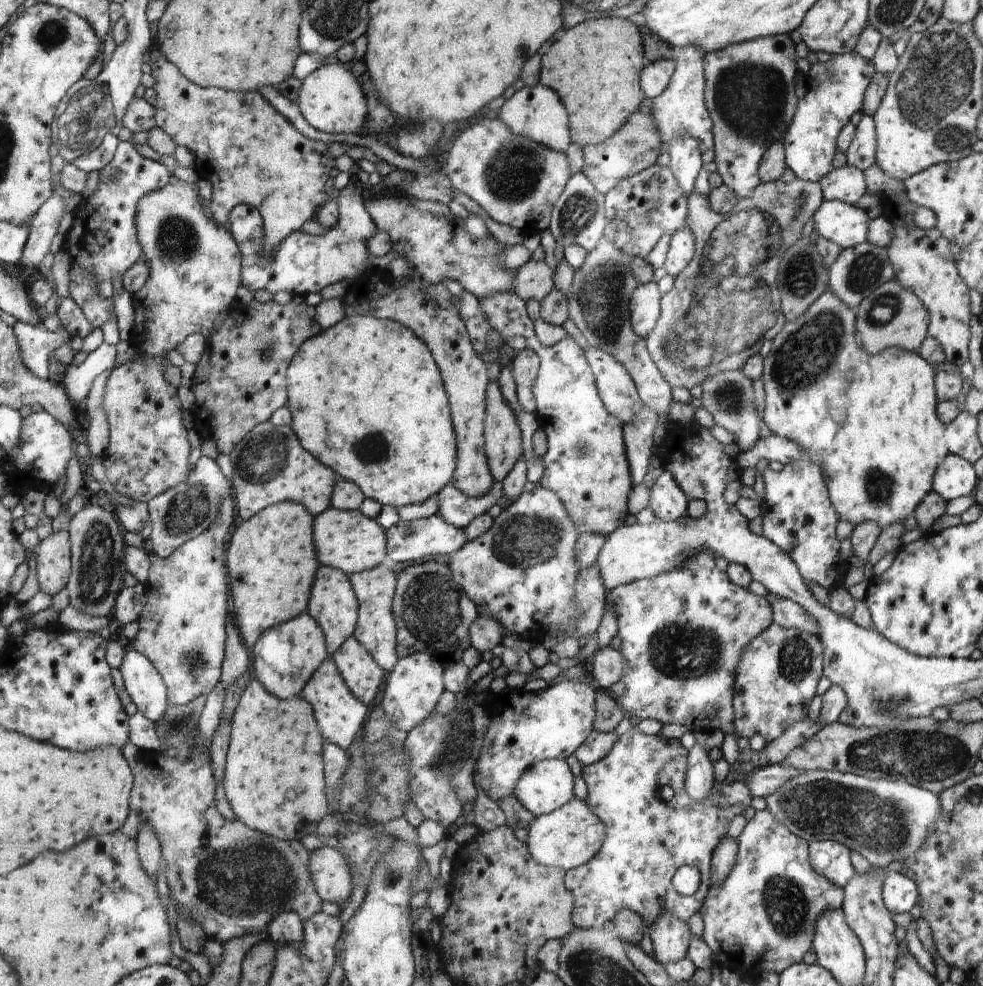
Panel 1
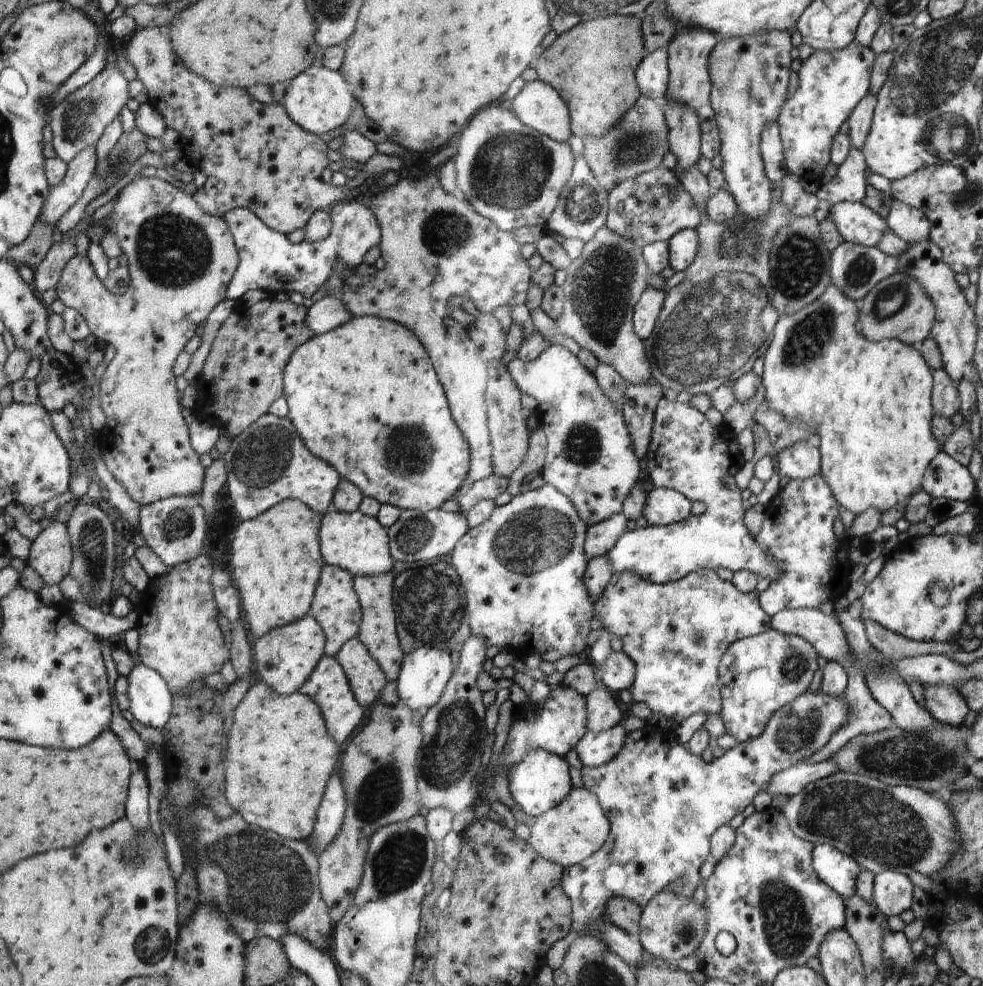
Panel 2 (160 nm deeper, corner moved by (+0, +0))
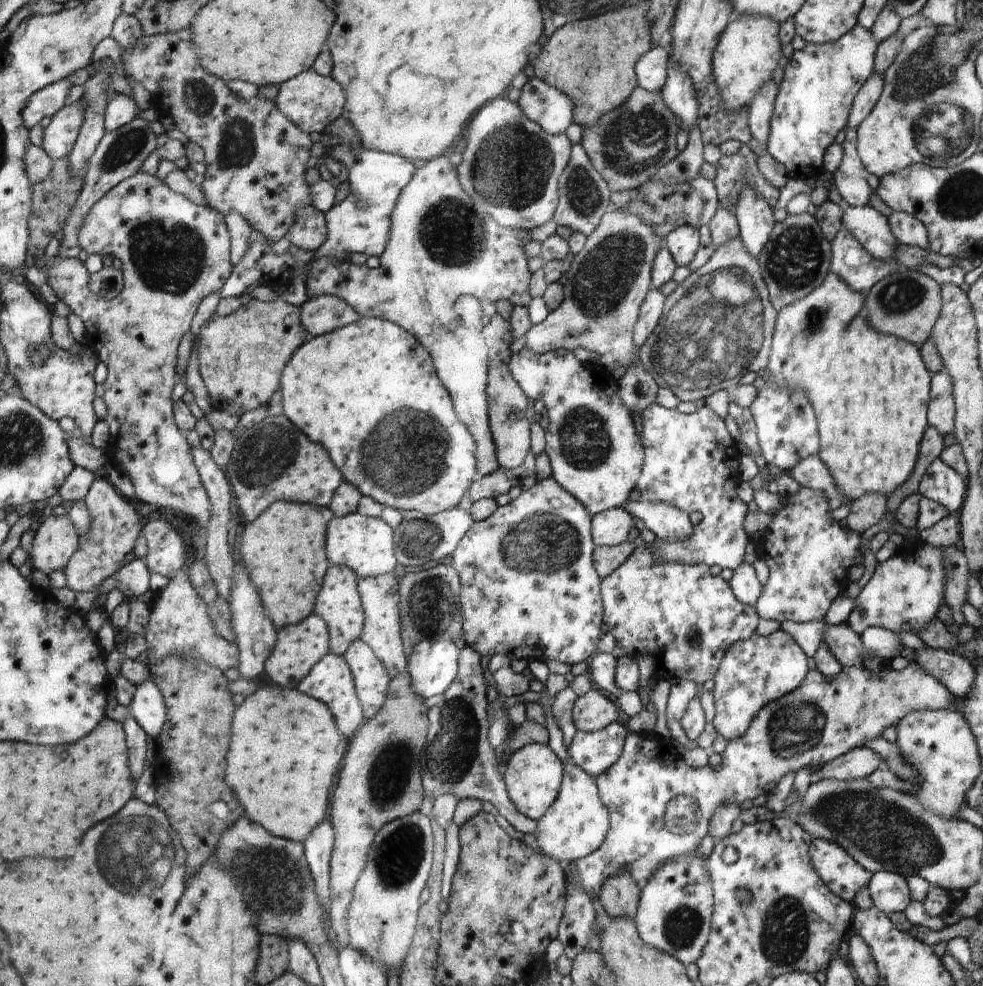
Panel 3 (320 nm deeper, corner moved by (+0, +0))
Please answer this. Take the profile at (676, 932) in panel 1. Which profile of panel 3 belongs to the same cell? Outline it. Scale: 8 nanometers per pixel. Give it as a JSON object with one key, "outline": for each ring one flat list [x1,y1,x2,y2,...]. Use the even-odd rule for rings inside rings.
{"outline":[[698,854,664,864,652,879,641,886,639,908,634,916,635,924,640,924,639,936,644,936,644,942,675,957,683,964,689,965,701,959,710,942,710,916,714,916,714,886,711,884,710,870,706,864,704,856]]}

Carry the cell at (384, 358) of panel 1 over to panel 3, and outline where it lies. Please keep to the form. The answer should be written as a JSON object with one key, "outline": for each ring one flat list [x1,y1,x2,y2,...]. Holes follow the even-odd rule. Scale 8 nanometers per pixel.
{"outline":[[361,317,333,332,319,335,284,368,282,410,315,444,324,444,344,481,363,494,359,514,381,518,384,507,417,511,425,516,456,509,476,472,476,444,459,420,455,402,436,375,432,356,398,324,377,317]]}

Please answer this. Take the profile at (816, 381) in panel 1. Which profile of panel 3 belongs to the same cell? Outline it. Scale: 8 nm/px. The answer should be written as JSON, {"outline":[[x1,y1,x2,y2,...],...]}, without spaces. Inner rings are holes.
{"outline":[[808,296,782,308,777,312,769,362,764,373,772,384,792,389,802,389,808,400,812,400,814,412,820,412,820,448,819,458,826,466,836,490,849,503,858,500,864,494,882,494,889,497,898,486,902,486,910,472,916,466,920,442,924,438,926,422,926,408,931,400,930,372,926,370,926,362,920,358,920,350,910,341,899,337,876,332,867,323,867,318,856,316,842,340,836,342,834,348,824,348,820,354,812,354,810,358,802,350,812,350,810,334,814,324,820,320,820,312,810,310]]}

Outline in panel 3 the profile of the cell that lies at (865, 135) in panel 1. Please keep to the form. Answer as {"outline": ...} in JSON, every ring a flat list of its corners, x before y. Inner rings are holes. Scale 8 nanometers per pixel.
{"outline":[[875,73,866,80,866,84,860,88,853,101,850,115,848,116,847,127,858,130,860,124,870,116,874,106,878,103,883,90,884,81,881,76]]}

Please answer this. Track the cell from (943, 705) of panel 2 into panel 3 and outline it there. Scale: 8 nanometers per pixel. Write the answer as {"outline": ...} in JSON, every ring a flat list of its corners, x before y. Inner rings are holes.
{"outline":[[913,661,902,671,890,669,886,672,872,672,860,664,843,668,836,678,824,676,818,669,812,670,797,691,764,707,745,736,728,742,726,750,720,755,723,764,718,768,710,764,706,764,704,768,687,766,682,755,668,744,667,741,672,740,670,737,666,739,651,731,629,733,620,759,595,777,600,802,610,812,608,835,599,851,569,864,570,874,567,880,580,880,592,902,601,895,604,883,620,872,628,872,632,880,642,886,664,864,683,859,684,856,692,856,688,852,694,852,698,848,700,840,706,834,708,820,714,819,716,812,728,800,741,806,744,800,753,801,760,794,768,795,775,791,788,772,796,774,804,766,810,765,810,772,814,774,818,768,832,763,838,756,847,755,856,748,864,747,866,742,883,737,889,727,896,726,904,716,911,715,912,712,954,710,957,706,955,699,956,696,951,694,951,690,938,677,932,676,922,665]]}

